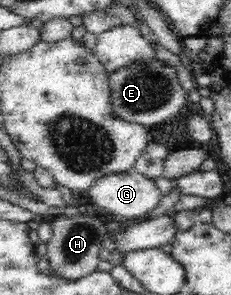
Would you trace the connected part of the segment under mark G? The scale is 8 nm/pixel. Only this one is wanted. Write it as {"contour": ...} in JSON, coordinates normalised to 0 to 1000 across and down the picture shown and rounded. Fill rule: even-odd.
{"contour":[[[576,576],[442,600],[381,641],[377,661],[403,685],[403,698],[459,729],[515,729],[515,736],[541,736],[584,756],[610,753],[610,742],[636,742],[645,722],[680,702],[697,678],[662,603],[636,603]]]}

